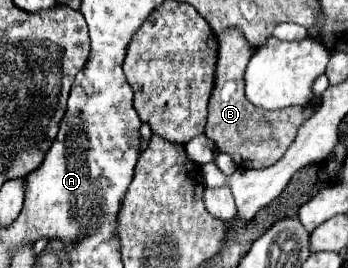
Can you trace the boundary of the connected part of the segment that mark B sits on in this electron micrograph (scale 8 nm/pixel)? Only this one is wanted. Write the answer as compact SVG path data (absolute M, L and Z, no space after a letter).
M226 28L218 34L218 62L216 62L216 82L208 104L208 124L206 136L216 144L216 148L236 162L240 170L246 168L266 168L278 162L296 138L298 126L312 114L310 108L282 108L282 110L262 110L250 104L244 96L244 66L248 66L254 56L254 46L242 38L238 28Z

